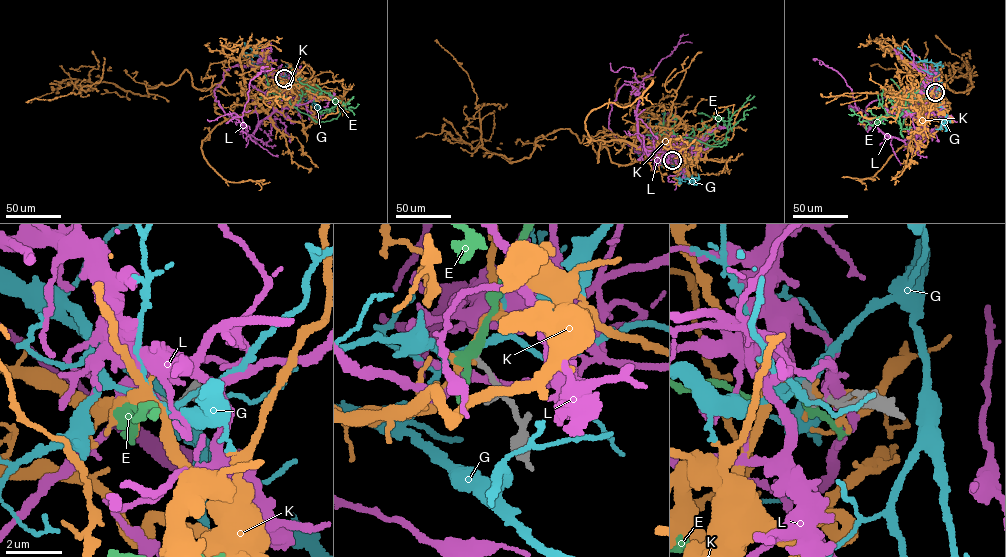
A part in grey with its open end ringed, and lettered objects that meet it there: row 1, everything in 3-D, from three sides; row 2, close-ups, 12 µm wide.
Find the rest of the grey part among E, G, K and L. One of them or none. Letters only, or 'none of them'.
none of them

